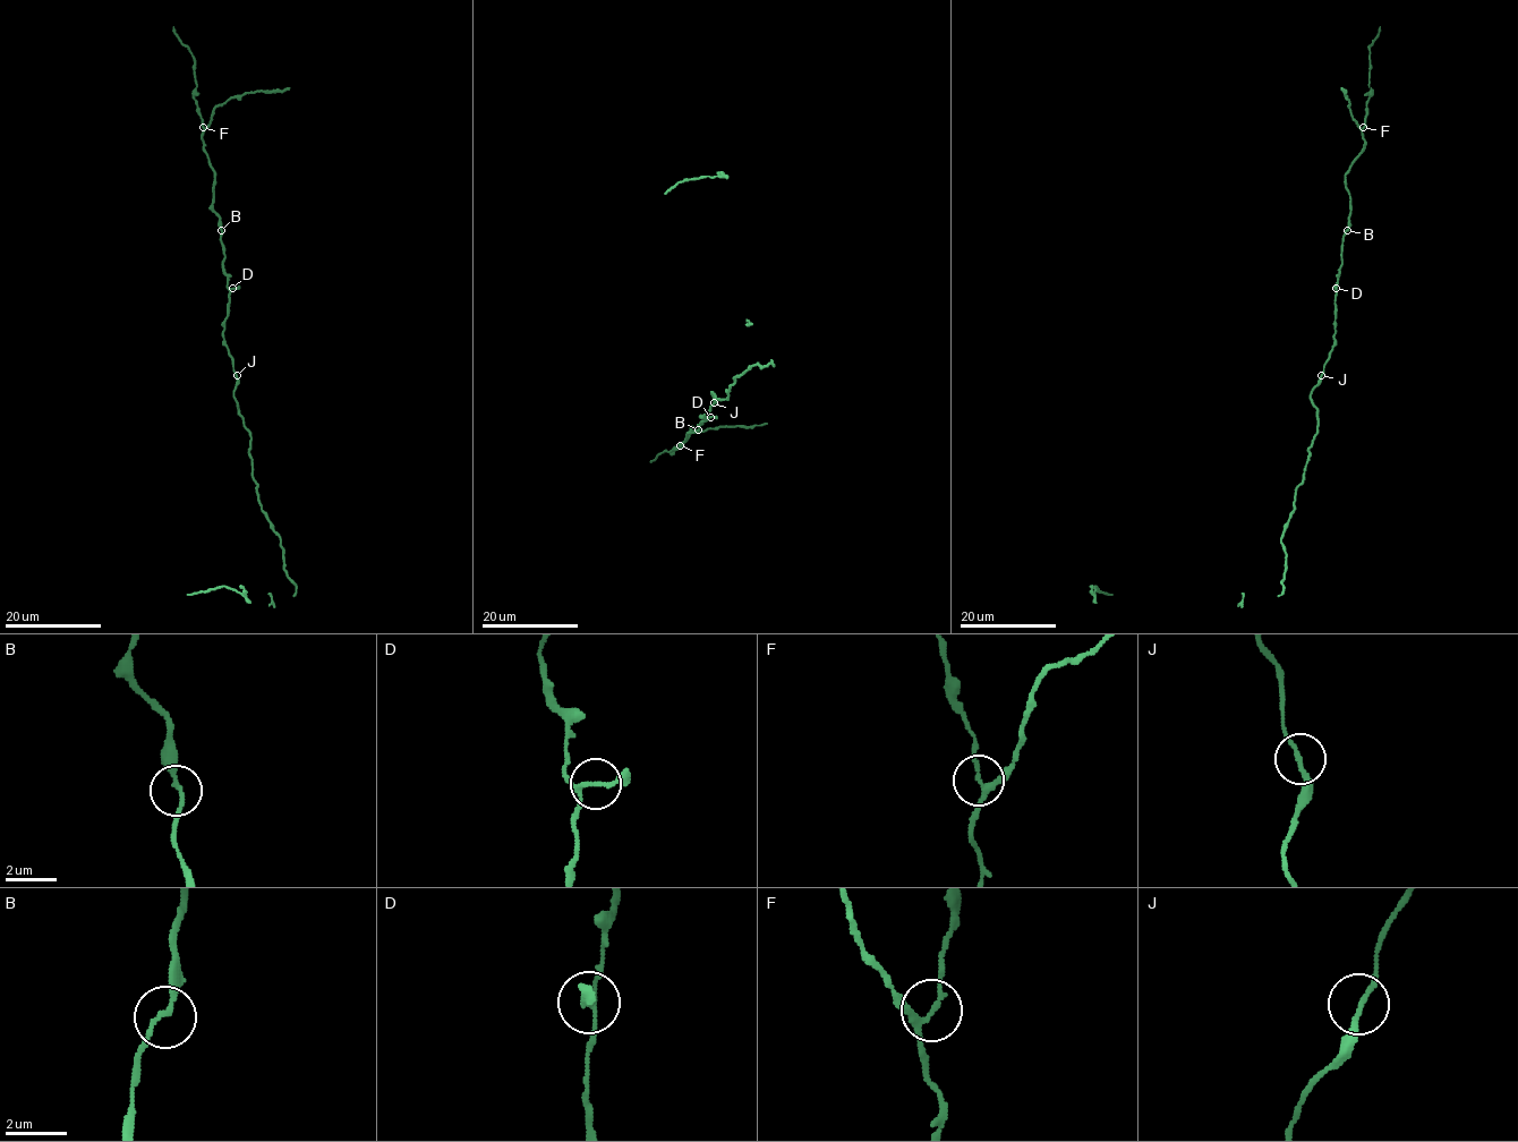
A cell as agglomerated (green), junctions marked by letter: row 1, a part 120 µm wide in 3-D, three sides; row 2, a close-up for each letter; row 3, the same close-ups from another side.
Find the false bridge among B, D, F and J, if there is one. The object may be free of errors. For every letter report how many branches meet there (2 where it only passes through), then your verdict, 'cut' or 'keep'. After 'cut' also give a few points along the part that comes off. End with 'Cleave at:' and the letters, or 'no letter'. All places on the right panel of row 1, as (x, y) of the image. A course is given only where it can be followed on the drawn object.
B: 2 | keep
D: 3 | keep
F: 3 | keep
J: 2 | keep
Cleave at: no letter

